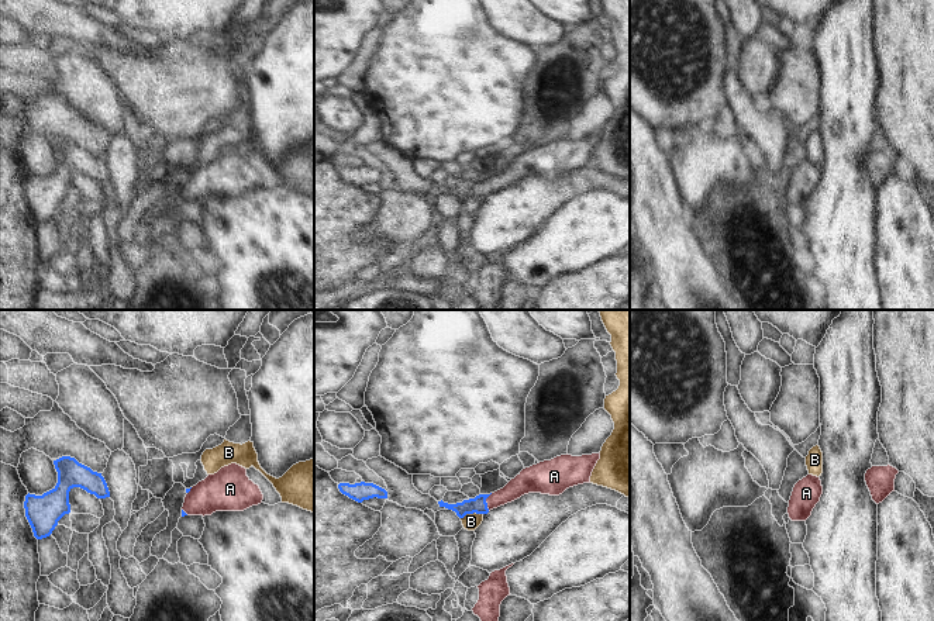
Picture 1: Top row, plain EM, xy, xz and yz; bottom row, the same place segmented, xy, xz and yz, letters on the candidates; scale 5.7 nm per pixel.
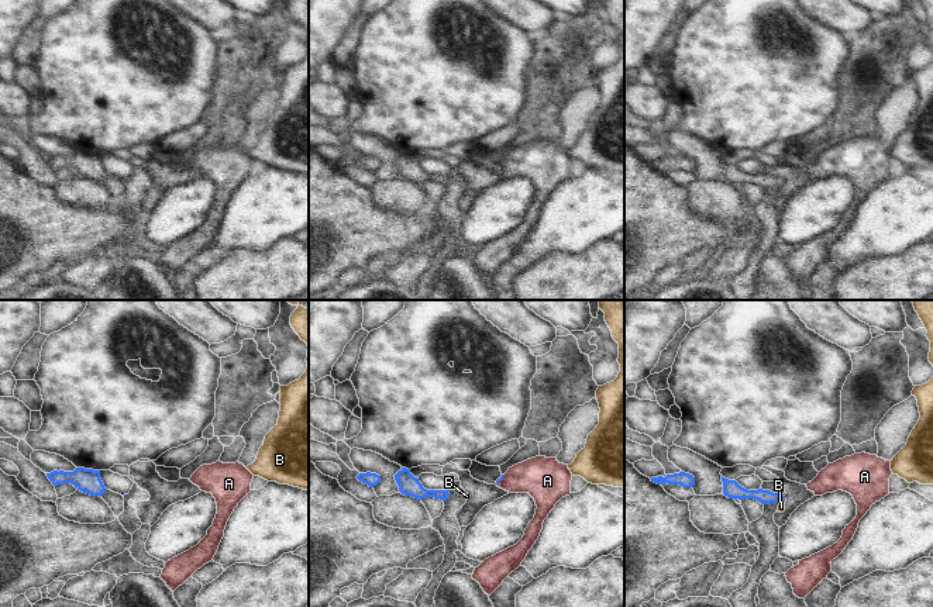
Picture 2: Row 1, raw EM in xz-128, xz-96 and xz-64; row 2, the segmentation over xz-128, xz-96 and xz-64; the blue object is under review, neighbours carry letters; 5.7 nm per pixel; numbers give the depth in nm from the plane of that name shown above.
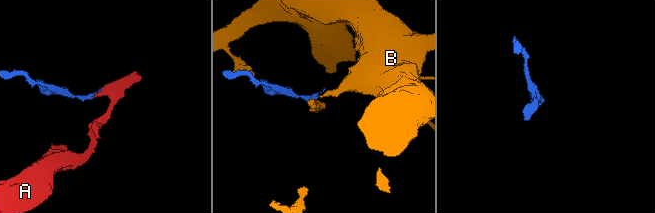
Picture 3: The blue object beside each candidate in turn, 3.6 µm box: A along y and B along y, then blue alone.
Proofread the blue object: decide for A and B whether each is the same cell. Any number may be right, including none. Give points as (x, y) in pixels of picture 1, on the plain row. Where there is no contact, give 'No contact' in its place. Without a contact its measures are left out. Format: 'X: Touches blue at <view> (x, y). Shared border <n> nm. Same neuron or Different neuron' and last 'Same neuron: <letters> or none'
A: Touches blue at xz (485, 186). Shared border 110 nm. Same neuron
B: Touches blue at xz (471, 197). Shared border 130 nm. Different neuron
Same neuron: A

